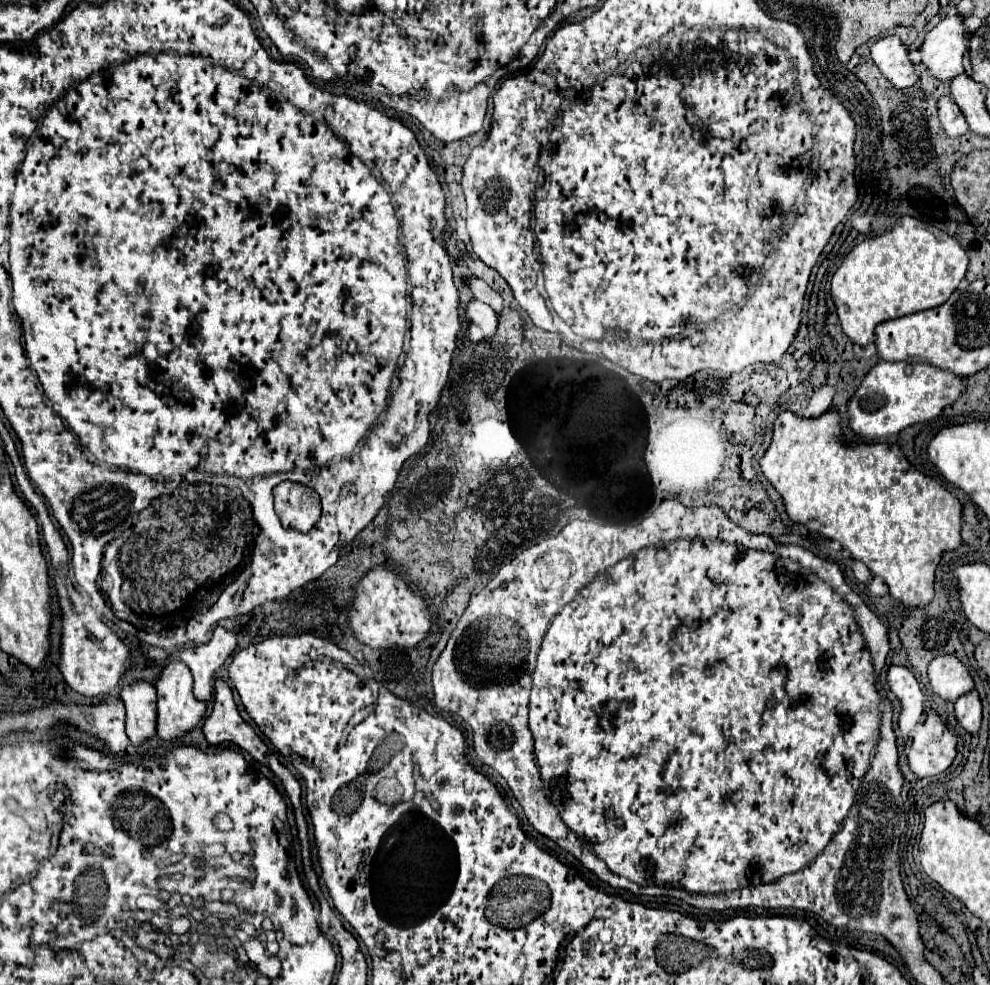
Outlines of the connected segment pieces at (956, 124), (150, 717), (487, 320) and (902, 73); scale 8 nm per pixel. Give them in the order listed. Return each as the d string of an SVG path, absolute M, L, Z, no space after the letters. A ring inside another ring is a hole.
M948 94L940 96L940 100L938 100L938 114L940 114L940 122L942 122L944 130L948 132L948 136L956 138L956 136L968 132L968 124L964 122L964 114L960 112L956 102Z
M134 682L122 690L126 706L126 734L138 748L156 736L156 690L148 682Z
M472 300L468 304L466 318L468 318L468 338L470 338L470 342L488 342L496 336L498 316L488 304L482 304L480 300Z
M884 36L870 46L872 60L880 68L880 72L896 86L910 88L918 82L916 66L908 58L908 48L902 44L898 36Z

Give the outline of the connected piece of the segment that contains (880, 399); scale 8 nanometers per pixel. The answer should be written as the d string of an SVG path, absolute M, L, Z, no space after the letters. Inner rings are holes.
M878 362L862 380L848 404L850 428L866 438L896 434L906 426L936 418L946 406L954 404L966 392L966 378L932 364Z

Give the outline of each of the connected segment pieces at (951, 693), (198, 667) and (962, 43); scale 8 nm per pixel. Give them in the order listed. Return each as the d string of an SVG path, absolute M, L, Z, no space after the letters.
M952 654L936 656L928 666L928 678L934 694L948 702L954 702L960 694L966 694L974 688L966 664Z
M218 626L208 644L188 646L186 650L180 652L180 660L190 668L194 676L194 696L200 702L208 704L212 700L214 676L234 650L236 650L236 636Z
M950 14L926 34L922 44L922 64L938 80L952 80L964 72L962 58L968 48L964 16Z

